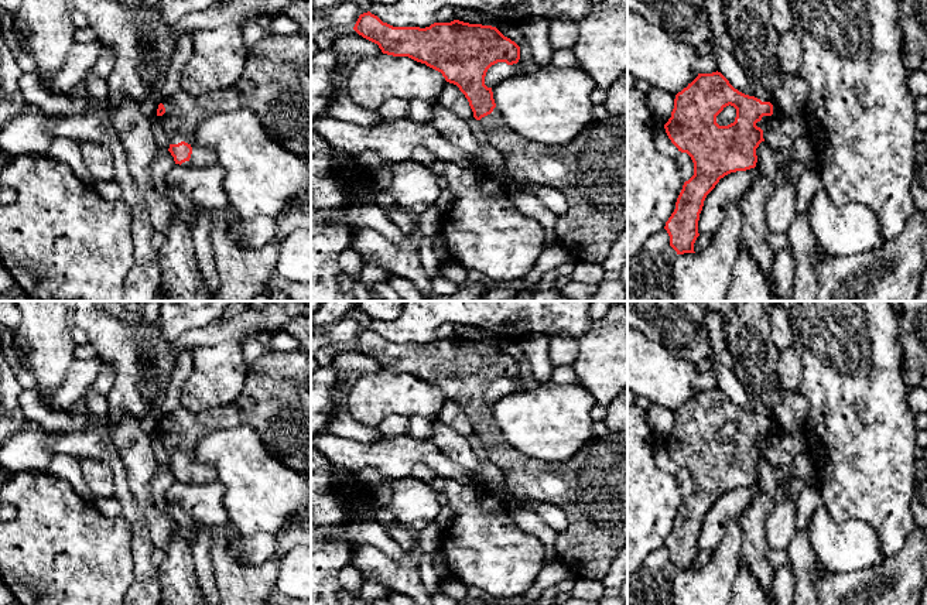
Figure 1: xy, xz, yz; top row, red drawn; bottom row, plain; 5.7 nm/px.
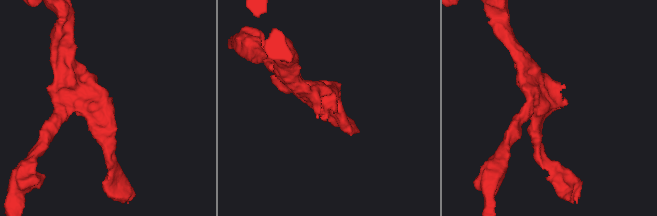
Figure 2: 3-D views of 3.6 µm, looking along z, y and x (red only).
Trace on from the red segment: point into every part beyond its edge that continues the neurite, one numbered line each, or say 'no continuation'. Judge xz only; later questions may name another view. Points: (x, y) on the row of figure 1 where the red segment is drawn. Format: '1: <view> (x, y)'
1: xz (591, 171)

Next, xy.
1: xy (276, 82)

